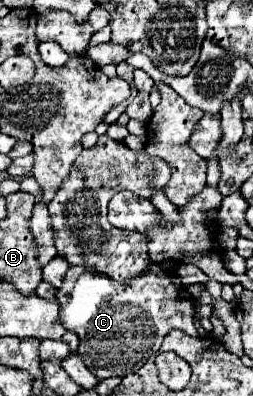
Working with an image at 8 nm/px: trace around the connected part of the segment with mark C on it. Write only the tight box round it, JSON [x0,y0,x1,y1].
[57,264,197,378]

